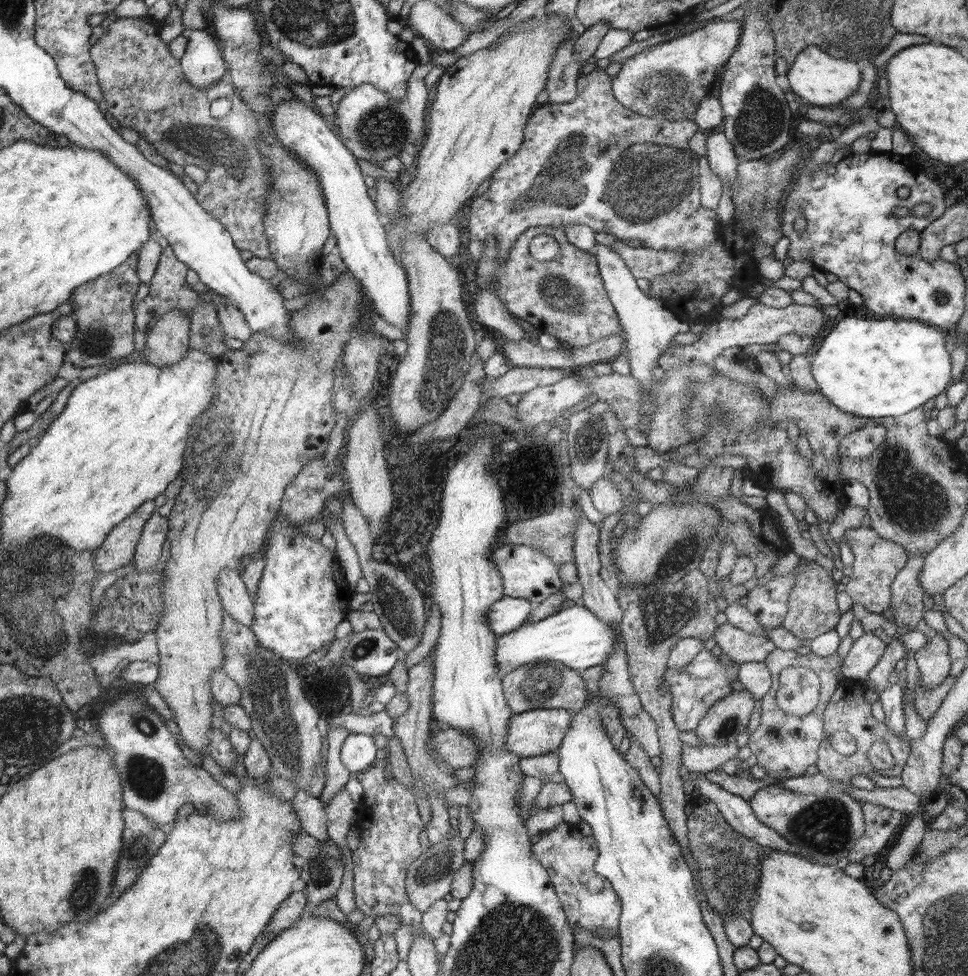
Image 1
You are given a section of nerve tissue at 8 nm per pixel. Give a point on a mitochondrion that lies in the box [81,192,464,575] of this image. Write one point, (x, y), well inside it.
(207, 453)

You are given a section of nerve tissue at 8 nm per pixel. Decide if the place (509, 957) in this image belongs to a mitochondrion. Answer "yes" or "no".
yes

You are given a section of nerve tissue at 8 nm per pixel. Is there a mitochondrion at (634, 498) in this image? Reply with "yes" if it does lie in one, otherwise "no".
no

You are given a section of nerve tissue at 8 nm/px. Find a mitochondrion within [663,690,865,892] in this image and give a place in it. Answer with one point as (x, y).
(825, 827)

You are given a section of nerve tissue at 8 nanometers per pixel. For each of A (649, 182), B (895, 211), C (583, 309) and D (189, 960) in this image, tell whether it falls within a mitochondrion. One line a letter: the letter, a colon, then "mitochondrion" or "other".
A: mitochondrion
B: other
C: mitochondrion
D: mitochondrion

